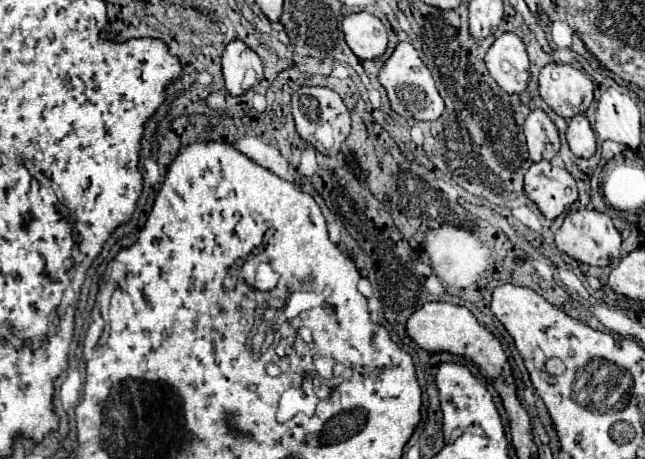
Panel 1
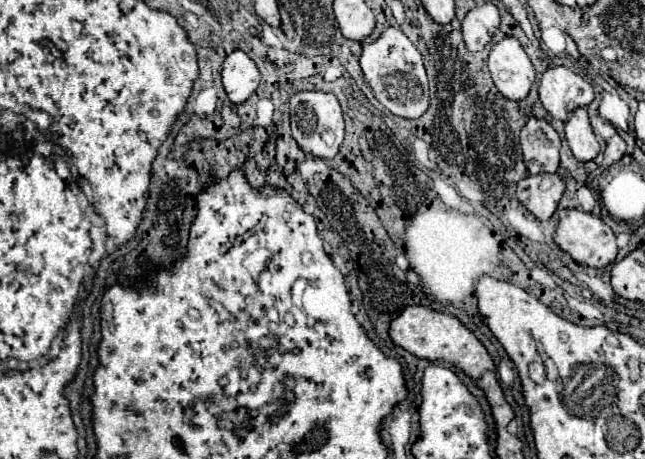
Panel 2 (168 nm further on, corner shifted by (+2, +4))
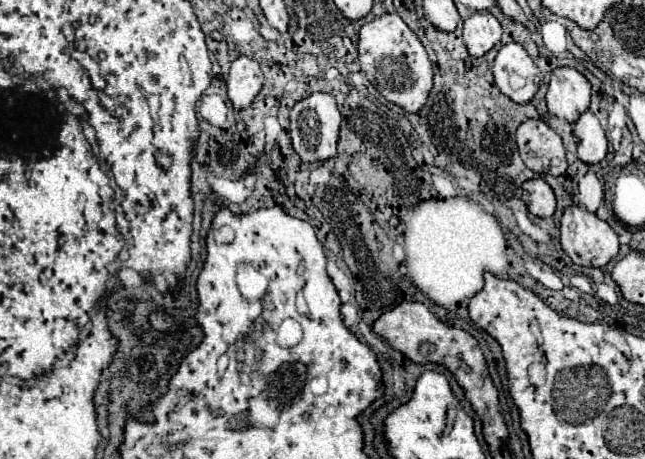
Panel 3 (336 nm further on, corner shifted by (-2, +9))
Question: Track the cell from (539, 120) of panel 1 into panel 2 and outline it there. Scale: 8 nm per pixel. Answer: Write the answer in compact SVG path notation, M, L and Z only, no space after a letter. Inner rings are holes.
M531 116L521 130L523 160L531 174L557 172L561 138L545 118Z

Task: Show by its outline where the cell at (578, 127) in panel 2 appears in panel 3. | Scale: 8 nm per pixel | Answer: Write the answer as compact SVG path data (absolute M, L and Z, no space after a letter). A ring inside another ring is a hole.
M585 111L573 125L573 131L579 139L579 159L587 165L601 163L607 155L607 137L599 125L599 119L591 111Z

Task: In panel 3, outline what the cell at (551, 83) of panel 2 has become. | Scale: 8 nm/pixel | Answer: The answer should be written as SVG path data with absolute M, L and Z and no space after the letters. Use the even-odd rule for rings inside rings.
M559 67L553 71L547 91L549 113L575 123L591 103L591 85L589 81L571 67Z

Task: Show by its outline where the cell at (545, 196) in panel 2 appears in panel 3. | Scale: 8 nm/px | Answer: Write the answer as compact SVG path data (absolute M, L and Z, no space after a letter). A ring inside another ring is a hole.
M531 179L523 183L523 201L537 217L551 217L555 213L553 189L543 179Z

